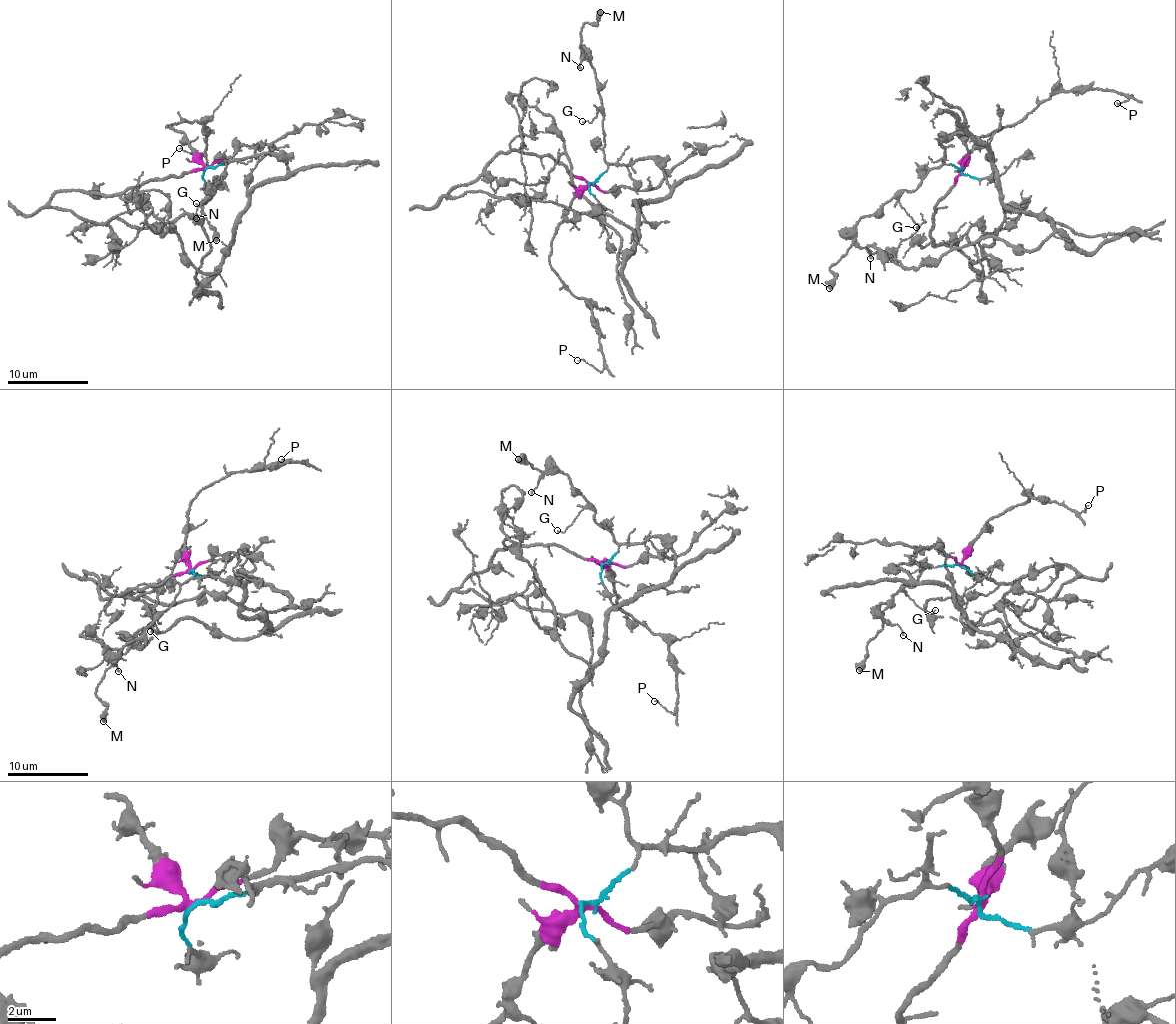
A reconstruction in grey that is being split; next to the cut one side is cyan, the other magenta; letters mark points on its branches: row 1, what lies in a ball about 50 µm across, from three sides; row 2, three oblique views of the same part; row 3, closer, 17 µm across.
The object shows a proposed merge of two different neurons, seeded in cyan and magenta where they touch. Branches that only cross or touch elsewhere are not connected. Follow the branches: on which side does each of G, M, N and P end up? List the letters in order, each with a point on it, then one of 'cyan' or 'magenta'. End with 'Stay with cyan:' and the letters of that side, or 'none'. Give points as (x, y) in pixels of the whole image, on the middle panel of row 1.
G: (582, 121) | cyan
M: (600, 12) | cyan
N: (580, 67) | cyan
P: (577, 360) | magenta
Stay with cyan: G, M, N

